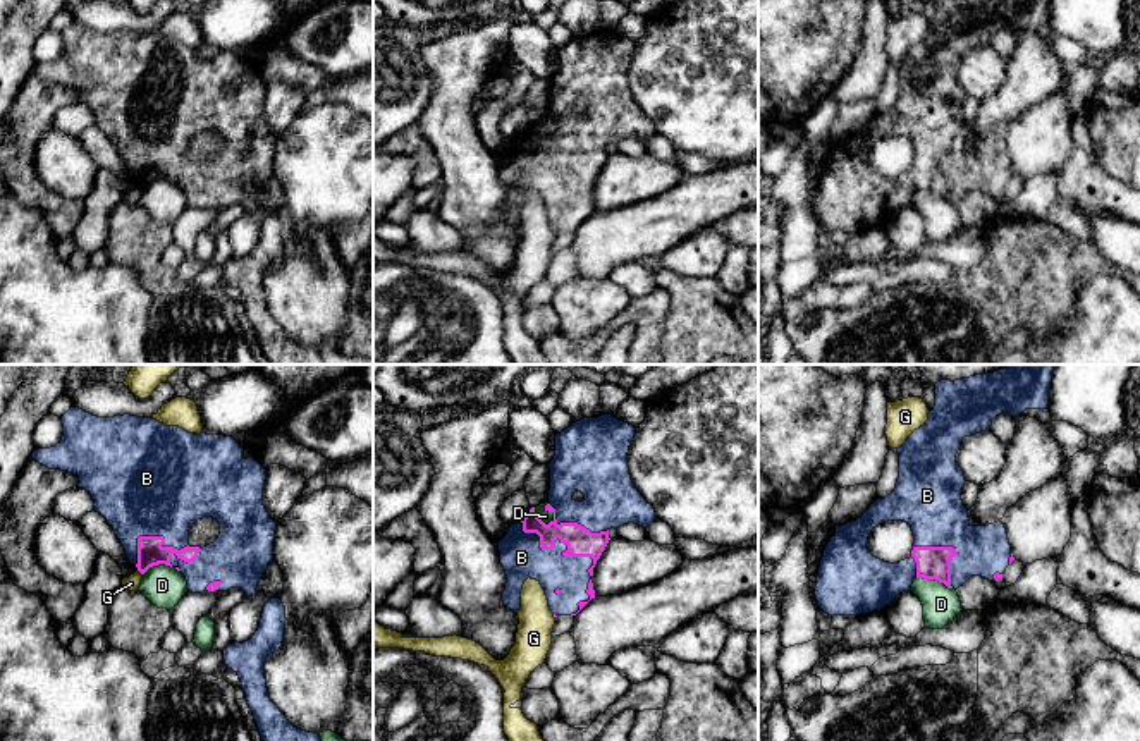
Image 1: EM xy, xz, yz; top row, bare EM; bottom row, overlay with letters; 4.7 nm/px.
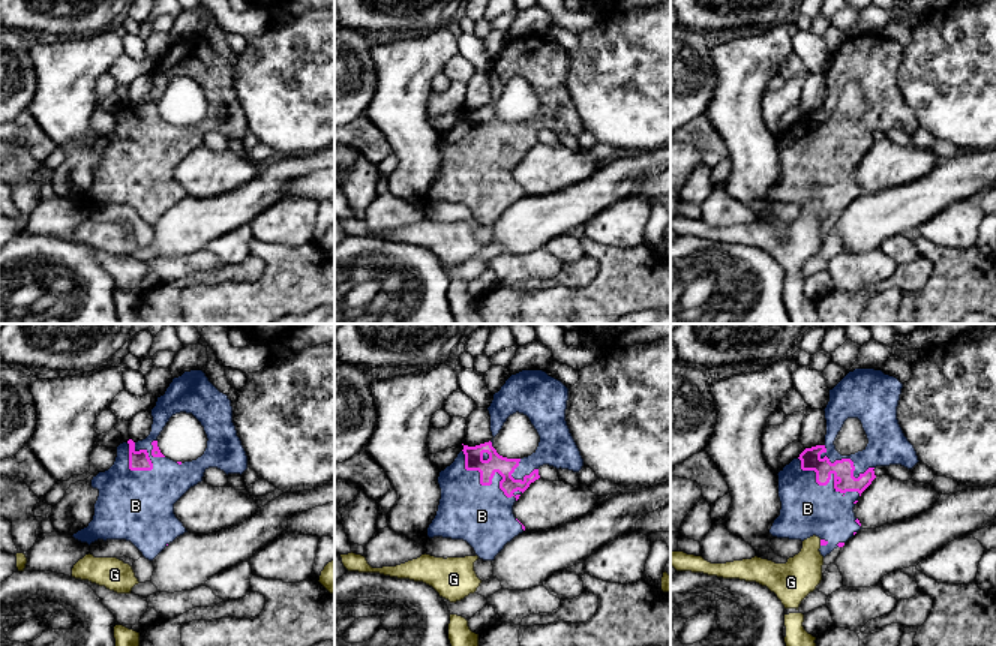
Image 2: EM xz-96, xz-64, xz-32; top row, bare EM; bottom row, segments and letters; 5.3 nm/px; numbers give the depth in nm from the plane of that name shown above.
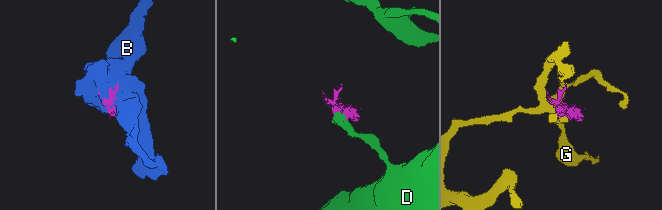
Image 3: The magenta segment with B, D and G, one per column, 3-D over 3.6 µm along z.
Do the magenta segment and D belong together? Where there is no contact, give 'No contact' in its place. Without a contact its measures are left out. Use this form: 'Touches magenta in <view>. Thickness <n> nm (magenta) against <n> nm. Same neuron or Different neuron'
Touches magenta in xz. Thickness 140 nm (magenta) against 60 nm. Different neuron

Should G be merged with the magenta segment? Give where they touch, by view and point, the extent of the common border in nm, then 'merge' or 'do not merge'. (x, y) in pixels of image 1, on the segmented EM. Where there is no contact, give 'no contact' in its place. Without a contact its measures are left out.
contact xy (140, 571); length 40 nm; do not merge

